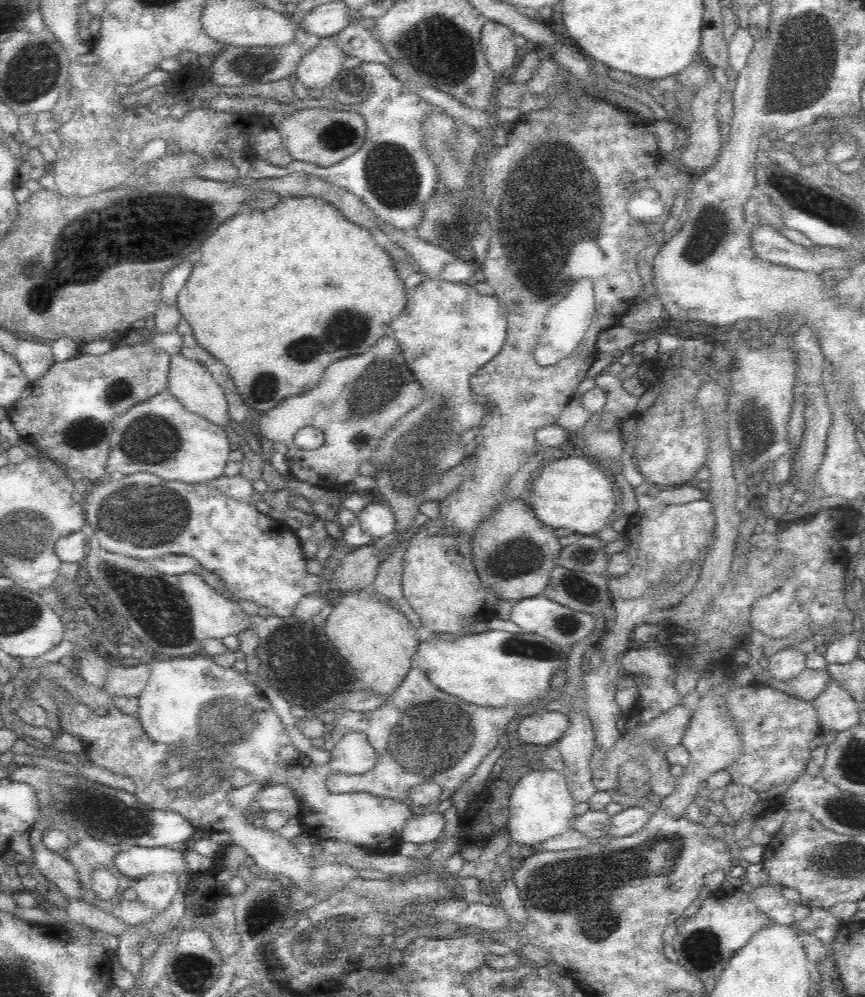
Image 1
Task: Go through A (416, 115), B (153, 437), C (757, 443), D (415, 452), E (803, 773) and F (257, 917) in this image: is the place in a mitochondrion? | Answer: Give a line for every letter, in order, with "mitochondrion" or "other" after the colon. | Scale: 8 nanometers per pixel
A: other
B: mitochondrion
C: other
D: mitochondrion
E: other
F: mitochondrion

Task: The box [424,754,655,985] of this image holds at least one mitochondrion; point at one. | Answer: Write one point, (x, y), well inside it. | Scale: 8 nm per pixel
(597, 927)

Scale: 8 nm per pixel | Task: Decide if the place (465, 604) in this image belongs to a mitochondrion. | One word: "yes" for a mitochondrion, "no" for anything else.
no

